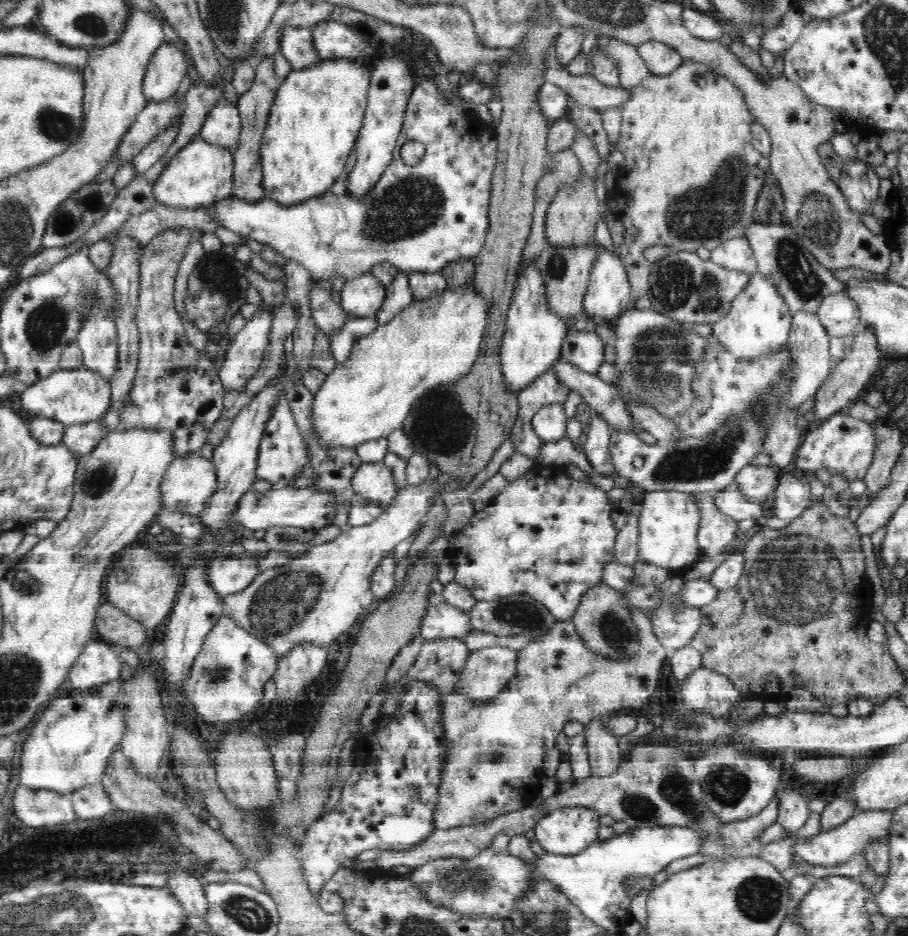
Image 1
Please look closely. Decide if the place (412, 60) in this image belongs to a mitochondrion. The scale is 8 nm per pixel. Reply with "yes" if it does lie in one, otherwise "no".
no

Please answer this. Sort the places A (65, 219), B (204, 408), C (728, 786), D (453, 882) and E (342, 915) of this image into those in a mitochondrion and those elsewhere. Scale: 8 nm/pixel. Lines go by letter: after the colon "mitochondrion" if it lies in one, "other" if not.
A: mitochondrion
B: other
C: mitochondrion
D: mitochondrion
E: other

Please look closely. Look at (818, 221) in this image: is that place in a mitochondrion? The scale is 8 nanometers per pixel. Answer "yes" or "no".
yes

